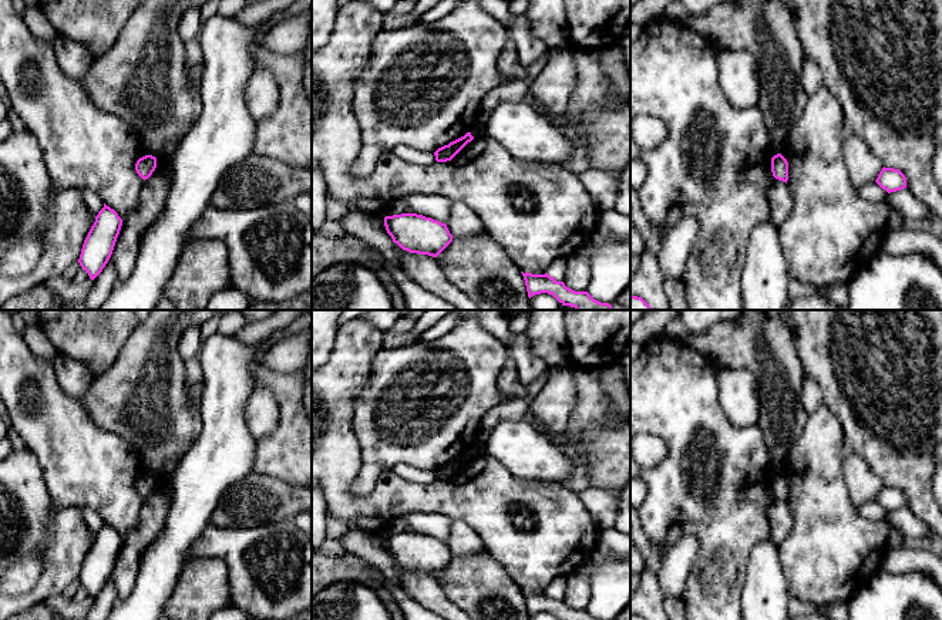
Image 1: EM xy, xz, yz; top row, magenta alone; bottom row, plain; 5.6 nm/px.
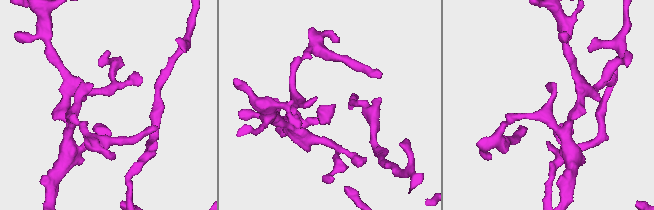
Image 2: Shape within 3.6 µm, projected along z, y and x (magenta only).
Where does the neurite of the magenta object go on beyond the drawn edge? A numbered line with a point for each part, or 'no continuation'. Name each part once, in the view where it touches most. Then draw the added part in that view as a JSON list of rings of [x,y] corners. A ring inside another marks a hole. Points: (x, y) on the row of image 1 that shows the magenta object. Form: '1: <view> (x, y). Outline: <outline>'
no continuation

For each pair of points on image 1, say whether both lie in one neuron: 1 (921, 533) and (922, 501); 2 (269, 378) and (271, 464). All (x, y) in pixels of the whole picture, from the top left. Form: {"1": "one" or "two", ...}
{"1": "two", "2": "one"}

